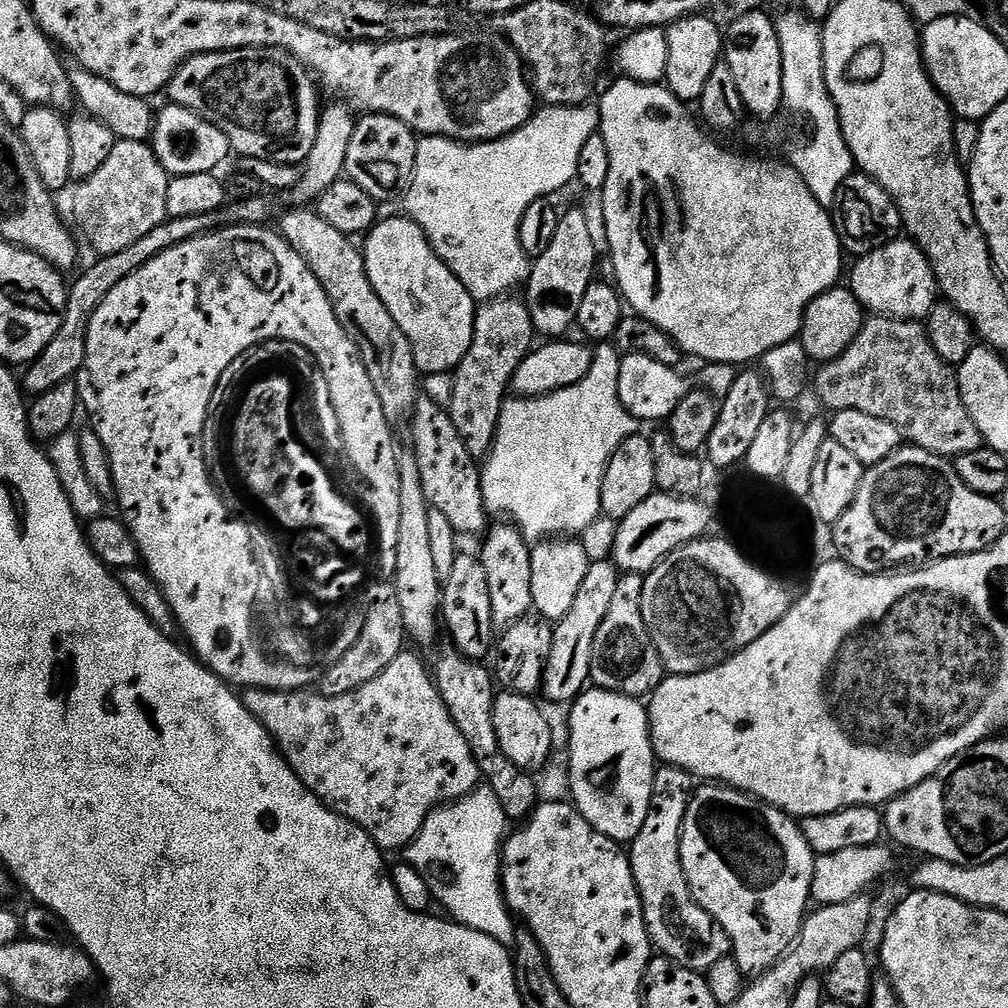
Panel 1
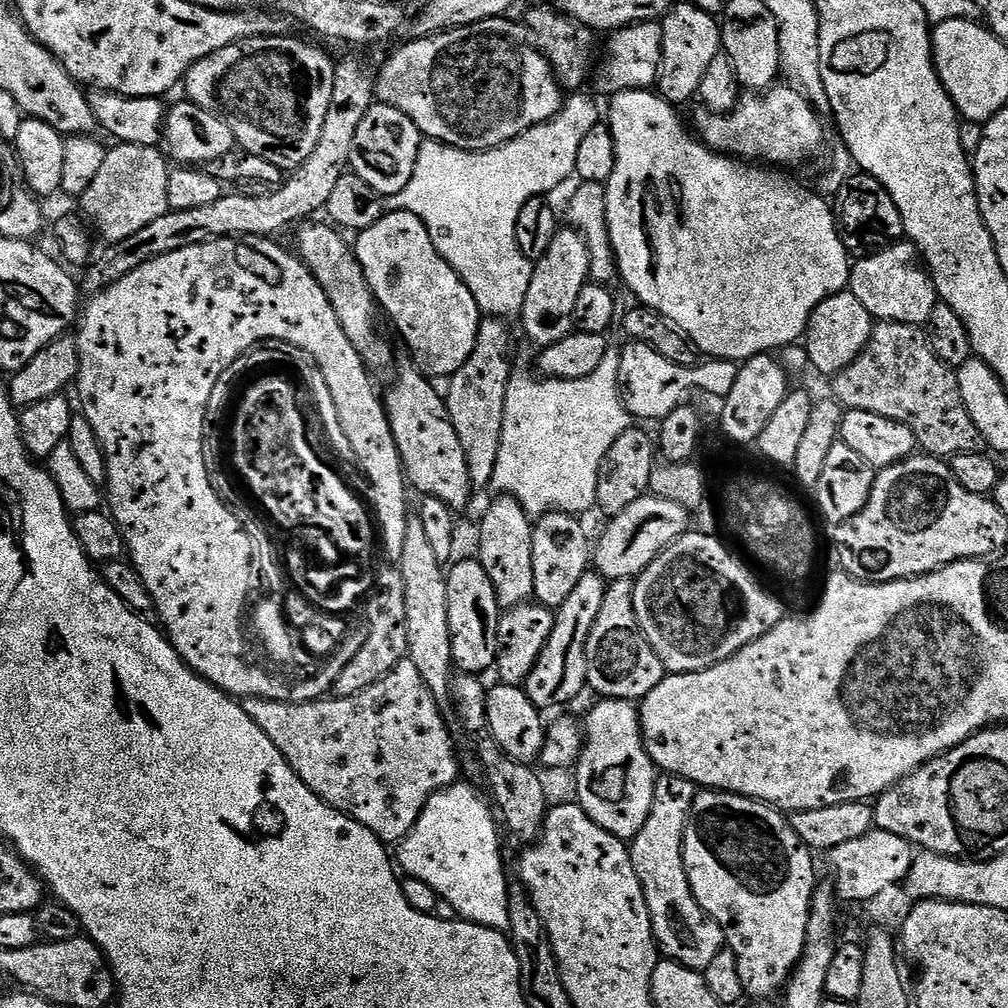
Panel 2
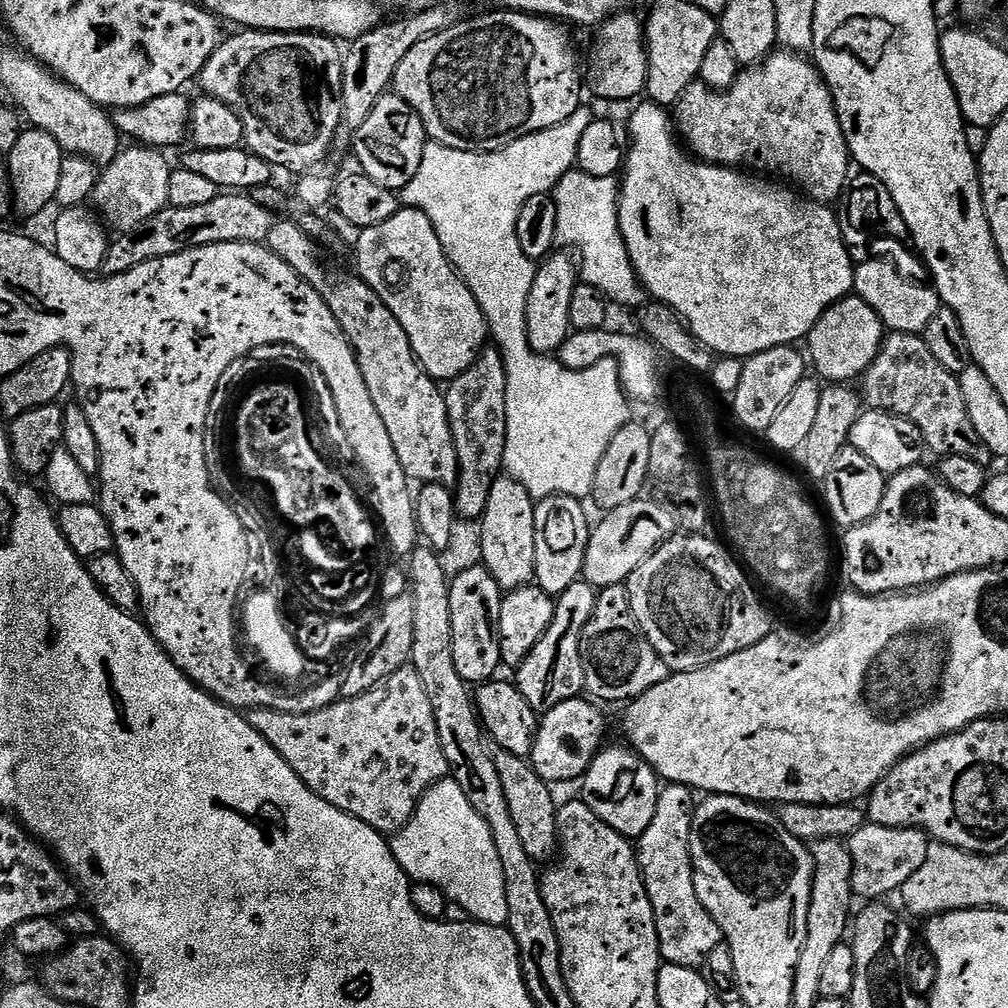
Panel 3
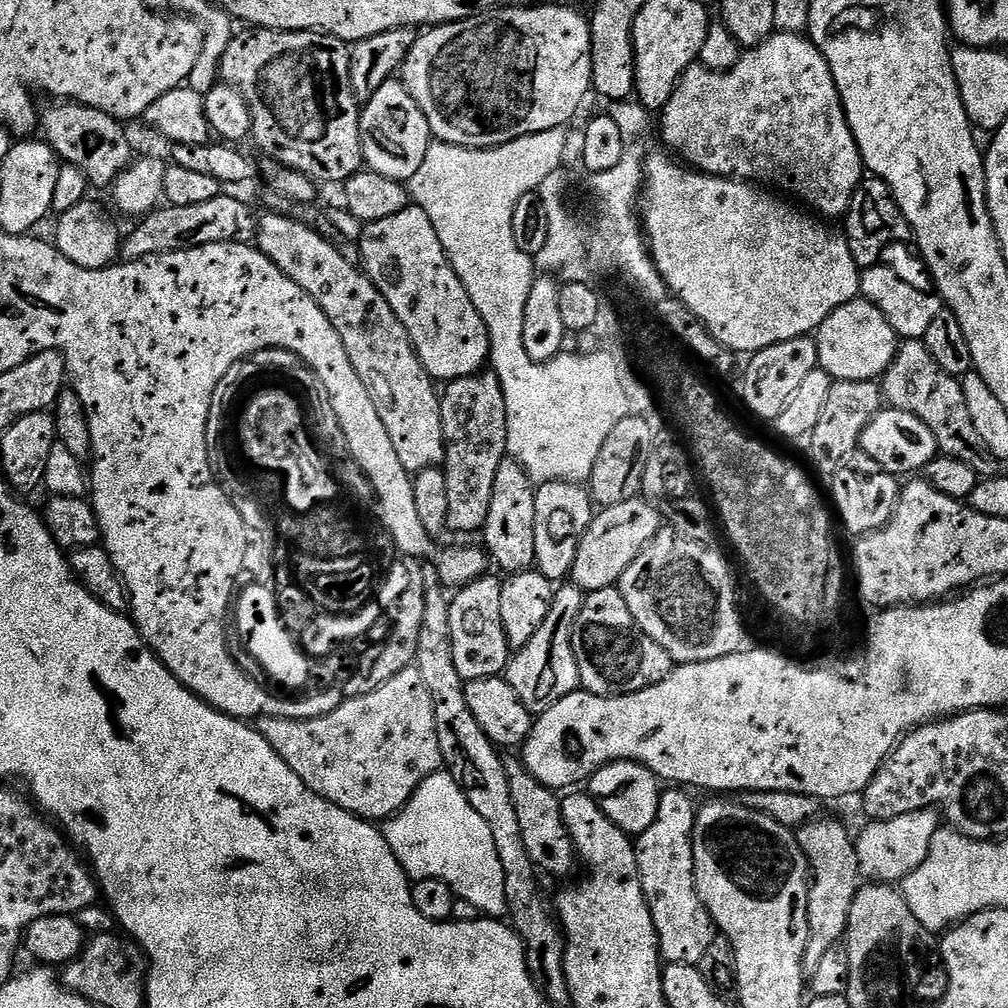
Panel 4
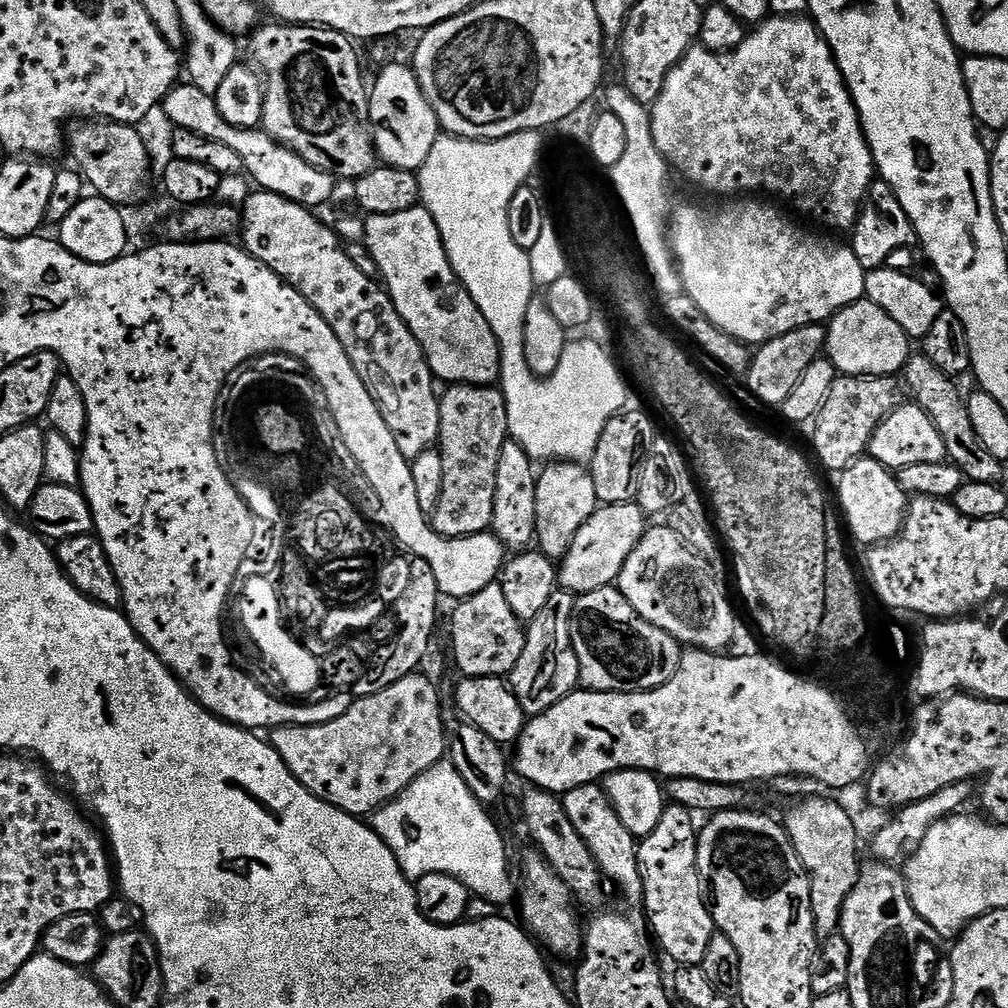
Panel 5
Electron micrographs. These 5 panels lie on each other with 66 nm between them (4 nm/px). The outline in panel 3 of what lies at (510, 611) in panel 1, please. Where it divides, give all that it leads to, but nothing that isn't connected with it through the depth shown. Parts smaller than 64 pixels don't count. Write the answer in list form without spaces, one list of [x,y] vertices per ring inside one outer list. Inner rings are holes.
[[[497,476],[490,486],[490,499],[478,521],[480,527],[480,556],[483,567],[498,582],[501,593],[513,592],[533,583],[536,578],[536,535],[534,534],[534,510],[536,500],[513,476]]]

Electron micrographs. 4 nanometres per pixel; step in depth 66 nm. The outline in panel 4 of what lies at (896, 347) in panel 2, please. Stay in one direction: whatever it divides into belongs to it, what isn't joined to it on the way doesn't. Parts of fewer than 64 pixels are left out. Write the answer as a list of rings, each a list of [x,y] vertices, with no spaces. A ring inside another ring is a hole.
[[[904,340],[897,347],[894,362],[886,369],[882,377],[882,396],[891,407],[905,408],[910,414],[922,418],[922,422],[926,422],[926,426],[930,426],[936,439],[937,449],[943,455],[958,458],[958,462],[966,462],[966,466],[974,466],[977,477],[1001,475],[1002,461],[994,458],[994,454],[990,454],[990,449],[979,436],[974,422],[970,419],[970,410],[966,410],[963,383],[957,377],[946,374],[946,370],[942,370],[942,366],[938,366],[938,362],[931,356],[930,350],[926,350],[923,340]]]

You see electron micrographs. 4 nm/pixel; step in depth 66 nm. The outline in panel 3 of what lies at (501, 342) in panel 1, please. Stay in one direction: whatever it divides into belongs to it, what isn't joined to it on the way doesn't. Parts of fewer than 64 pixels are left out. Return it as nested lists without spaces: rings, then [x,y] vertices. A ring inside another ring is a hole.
[[[485,347],[480,357],[461,376],[453,378],[449,392],[444,394],[444,401],[450,418],[454,450],[458,454],[458,478],[454,489],[456,515],[461,521],[476,522],[486,510],[490,486],[494,486],[504,467],[506,366],[499,348]]]

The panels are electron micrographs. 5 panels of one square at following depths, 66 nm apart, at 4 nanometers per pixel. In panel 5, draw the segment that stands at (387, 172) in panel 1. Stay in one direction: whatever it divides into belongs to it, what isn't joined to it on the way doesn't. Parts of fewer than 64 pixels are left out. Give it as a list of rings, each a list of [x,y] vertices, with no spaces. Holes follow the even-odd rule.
[[[407,63],[388,64],[380,72],[376,85],[371,85],[368,97],[368,123],[372,125],[372,143],[376,145],[377,157],[389,168],[401,168],[407,172],[416,172],[428,161],[430,150],[442,129],[430,102],[422,94],[415,71]]]

